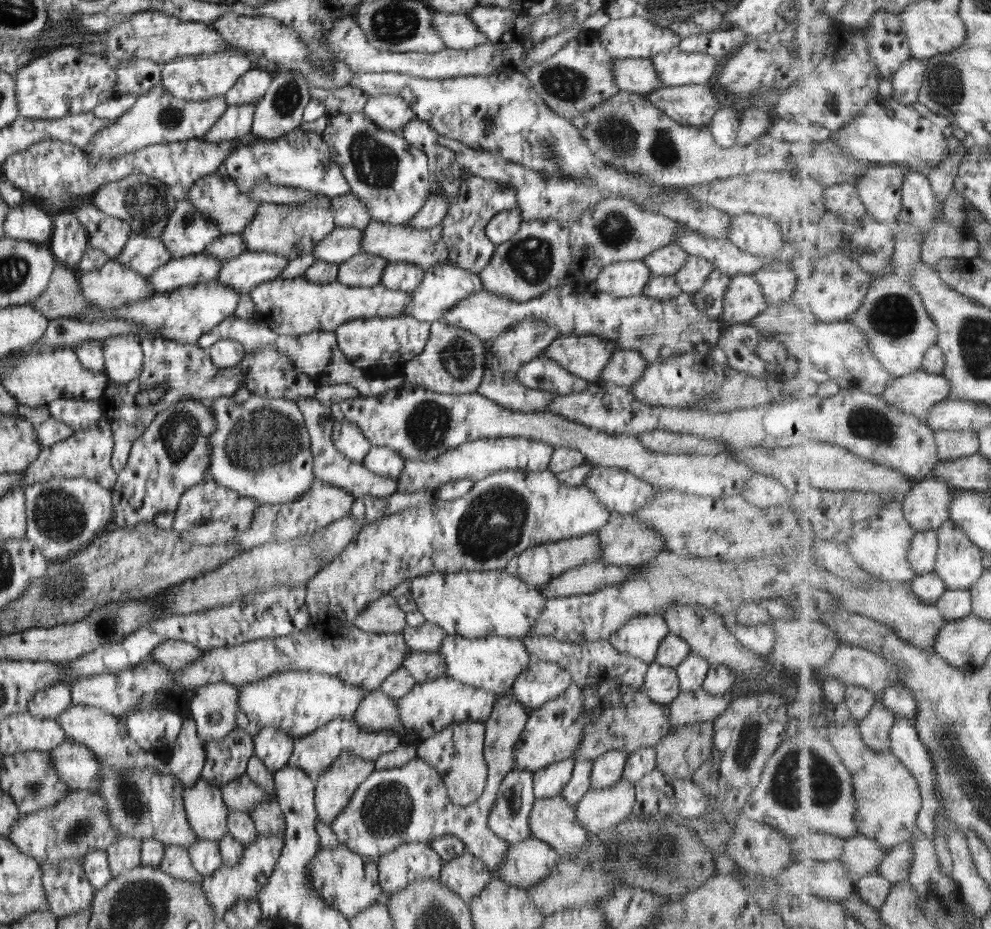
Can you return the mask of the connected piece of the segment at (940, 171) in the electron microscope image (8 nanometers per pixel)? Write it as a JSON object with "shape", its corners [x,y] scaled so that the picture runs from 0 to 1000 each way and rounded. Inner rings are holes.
{"shape":[[[970,155],[966,164],[956,169],[948,179],[936,184],[936,191],[945,206],[946,213],[950,216],[953,216],[965,201],[965,192],[975,166],[976,161]]]}

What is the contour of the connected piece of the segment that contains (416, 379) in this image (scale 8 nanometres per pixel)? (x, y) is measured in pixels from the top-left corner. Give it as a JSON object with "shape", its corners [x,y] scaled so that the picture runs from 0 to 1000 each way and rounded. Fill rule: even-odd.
{"shape":[[[437,347],[427,377],[405,394],[408,411],[442,424],[477,423],[479,416],[483,417],[488,399],[487,369],[470,354]]]}

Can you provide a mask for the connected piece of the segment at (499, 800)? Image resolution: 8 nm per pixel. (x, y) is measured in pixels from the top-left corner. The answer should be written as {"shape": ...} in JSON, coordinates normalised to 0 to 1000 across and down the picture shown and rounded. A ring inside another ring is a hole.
{"shape":[[[517,828],[503,847],[491,889],[502,902],[511,907],[535,901],[532,881],[540,861],[537,836],[538,832],[534,830]]]}

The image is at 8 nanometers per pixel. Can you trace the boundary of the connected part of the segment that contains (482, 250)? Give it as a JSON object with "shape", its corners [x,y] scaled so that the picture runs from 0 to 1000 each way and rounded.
{"shape":[[[467,188],[462,209],[455,214],[454,223],[445,239],[446,257],[451,266],[451,283],[482,296],[493,284],[497,273],[488,243],[498,230],[518,224],[522,224],[521,207],[515,200],[484,189]]]}

